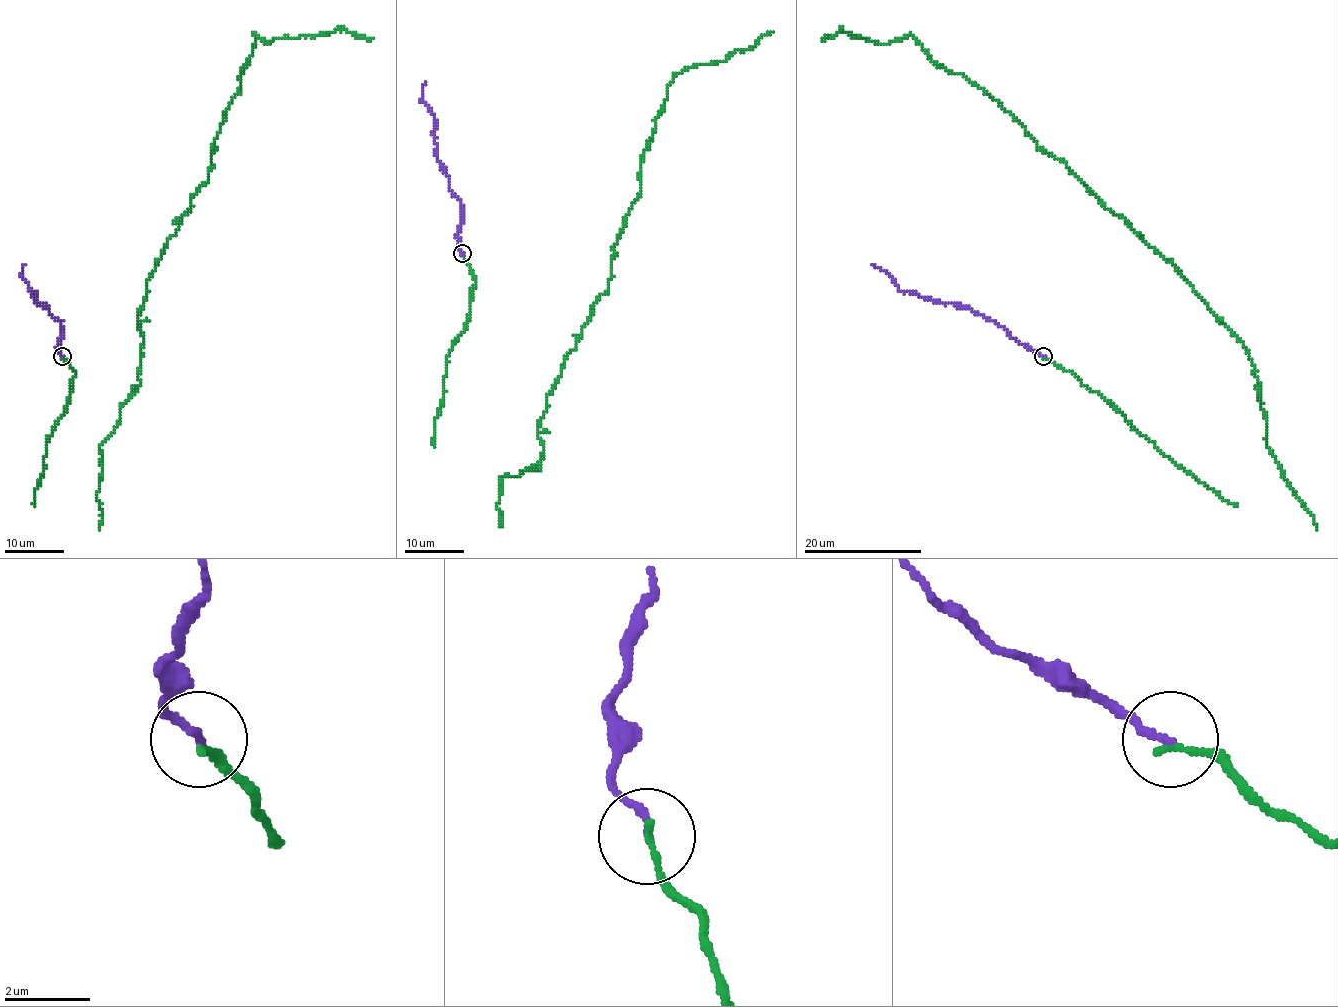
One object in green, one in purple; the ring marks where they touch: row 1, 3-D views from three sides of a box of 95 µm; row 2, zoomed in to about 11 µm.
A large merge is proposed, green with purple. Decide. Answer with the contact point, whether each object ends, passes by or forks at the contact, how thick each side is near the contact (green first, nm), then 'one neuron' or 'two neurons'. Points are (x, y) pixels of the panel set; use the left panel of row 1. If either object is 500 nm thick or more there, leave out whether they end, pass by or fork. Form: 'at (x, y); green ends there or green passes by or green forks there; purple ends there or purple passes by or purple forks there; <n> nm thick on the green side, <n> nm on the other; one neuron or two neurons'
at (62, 356); green ends there; purple ends there; 160 nm thick on the green side, 180 nm on the other; one neuron

